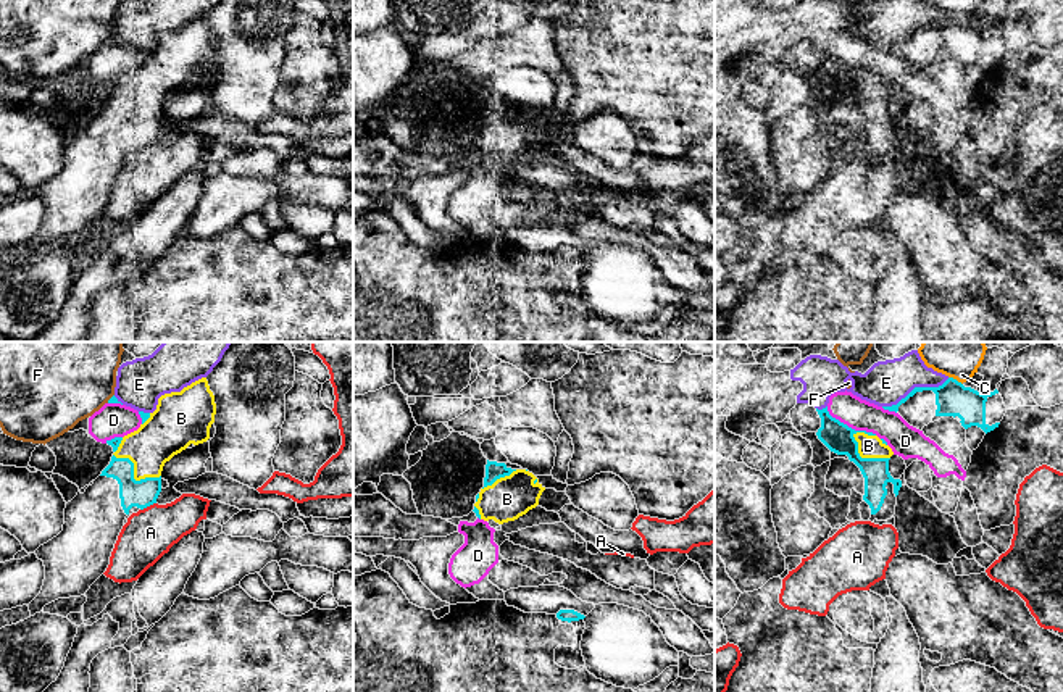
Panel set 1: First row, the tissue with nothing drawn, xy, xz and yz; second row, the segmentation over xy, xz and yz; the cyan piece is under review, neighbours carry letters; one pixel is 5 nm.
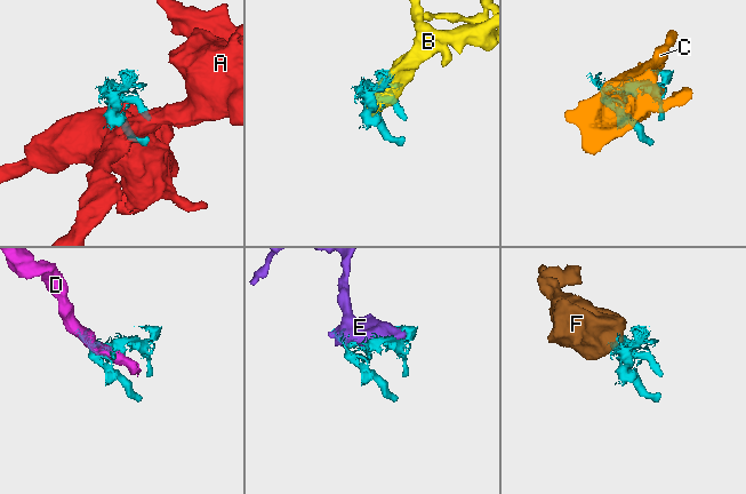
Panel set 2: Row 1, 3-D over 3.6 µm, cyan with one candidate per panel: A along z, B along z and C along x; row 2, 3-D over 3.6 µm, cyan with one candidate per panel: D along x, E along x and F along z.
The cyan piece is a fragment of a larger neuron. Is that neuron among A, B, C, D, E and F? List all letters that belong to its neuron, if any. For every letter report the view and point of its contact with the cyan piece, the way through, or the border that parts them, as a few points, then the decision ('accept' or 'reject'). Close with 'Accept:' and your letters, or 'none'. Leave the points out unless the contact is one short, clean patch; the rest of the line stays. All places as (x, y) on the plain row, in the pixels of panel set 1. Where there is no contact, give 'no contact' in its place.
A: contact xy (147, 144); reject
B: contact xy (133, 105); accept
C: contact yz (955, 18); reject
D: contact yz (850, 66); reject
E: contact yz (915, 26); reject
F: contact xy (110, 37); reject
Accept: B

